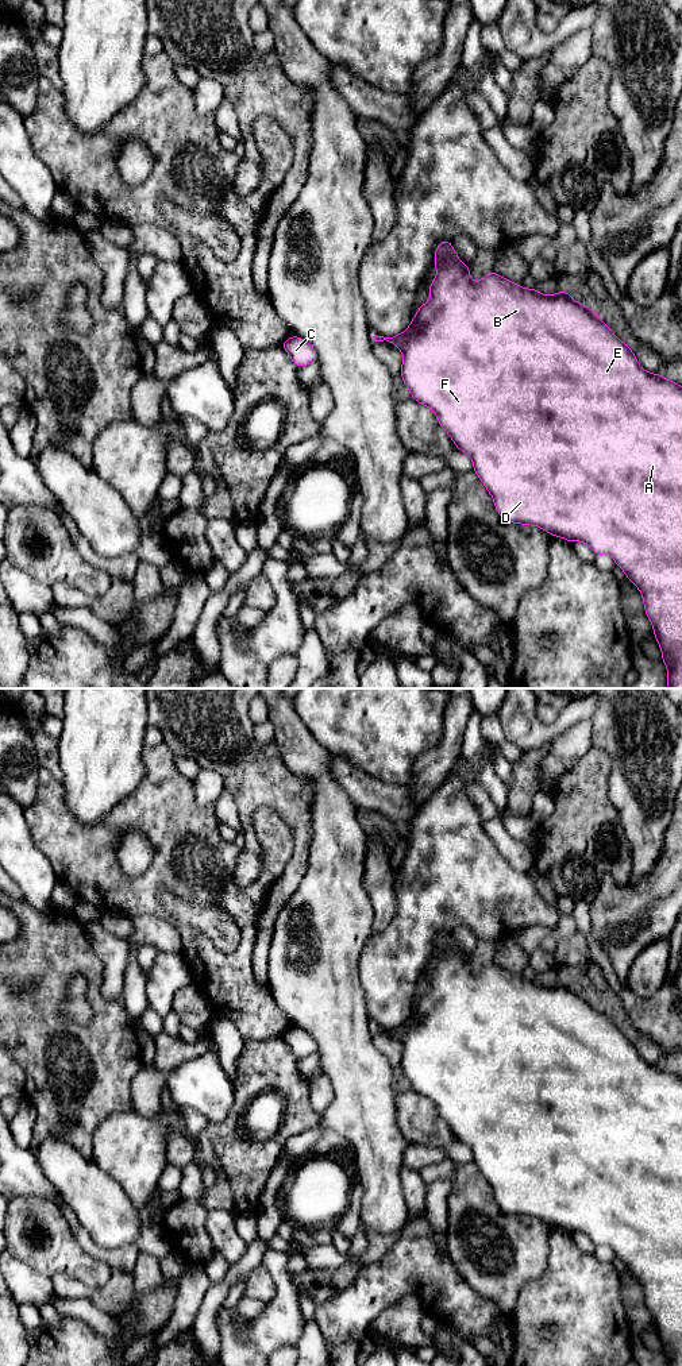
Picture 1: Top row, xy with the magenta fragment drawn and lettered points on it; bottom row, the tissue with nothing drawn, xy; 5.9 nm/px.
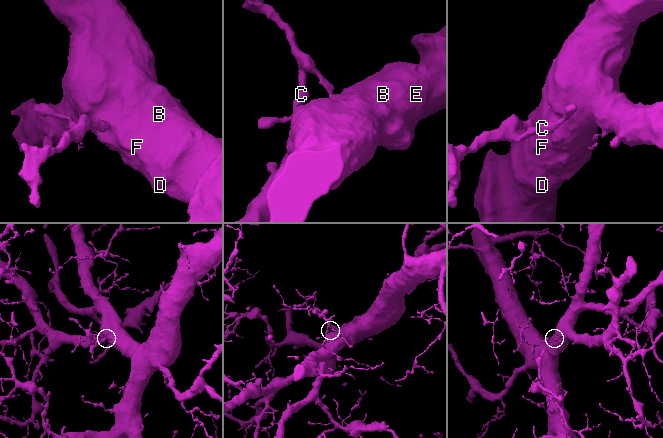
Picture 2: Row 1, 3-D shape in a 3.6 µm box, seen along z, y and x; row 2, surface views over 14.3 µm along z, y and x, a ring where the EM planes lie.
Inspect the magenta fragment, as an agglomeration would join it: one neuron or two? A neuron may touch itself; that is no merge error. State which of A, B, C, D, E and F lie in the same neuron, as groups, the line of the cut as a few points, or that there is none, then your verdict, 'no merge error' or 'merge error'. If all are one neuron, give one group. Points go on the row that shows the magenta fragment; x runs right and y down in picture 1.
A B C D E F | no cut | no merge error

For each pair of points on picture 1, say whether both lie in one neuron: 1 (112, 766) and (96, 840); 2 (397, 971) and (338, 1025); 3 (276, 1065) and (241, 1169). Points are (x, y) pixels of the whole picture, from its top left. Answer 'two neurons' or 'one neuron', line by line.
1: two neurons
2: two neurons
3: one neuron

